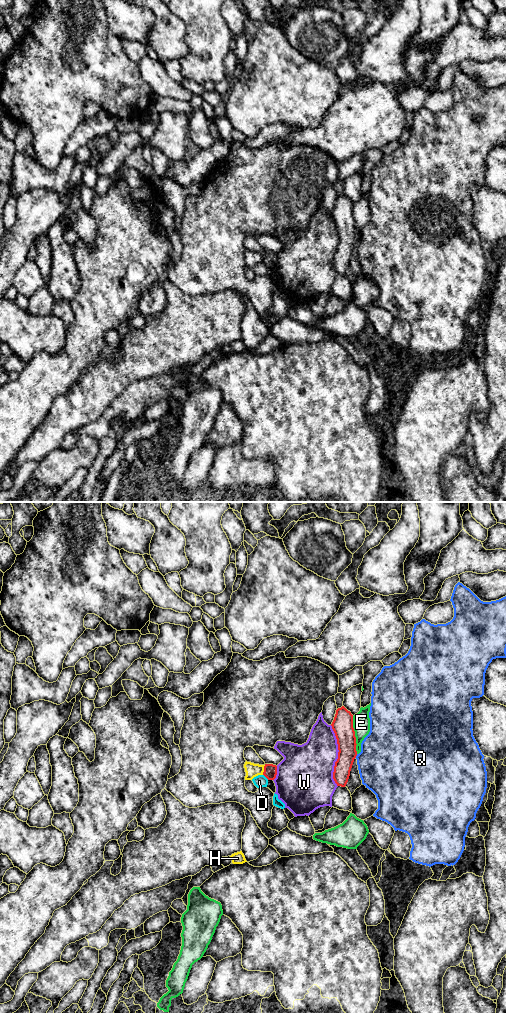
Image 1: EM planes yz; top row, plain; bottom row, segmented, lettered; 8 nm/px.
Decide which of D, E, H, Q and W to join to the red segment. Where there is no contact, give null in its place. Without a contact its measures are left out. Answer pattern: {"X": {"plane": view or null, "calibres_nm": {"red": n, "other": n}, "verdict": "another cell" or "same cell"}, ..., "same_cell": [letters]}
{"D": {"plane": "yz", "calibres_nm": {"red": 110, "other": 100}, "verdict": "another cell"}, "E": {"plane": "yz", "calibres_nm": {"red": 170, "other": 140}, "verdict": "another cell"}, "H": {"plane": "yz", "calibres_nm": {"red": 110, "other": 120}, "verdict": "another cell"}, "Q": {"plane": "yz", "calibres_nm": {"red": 160, "other": 460}, "verdict": "another cell"}, "W": {"plane": "yz", "calibres_nm": {"red": 160, "other": 380}, "verdict": "another cell"}, "same_cell": []}

